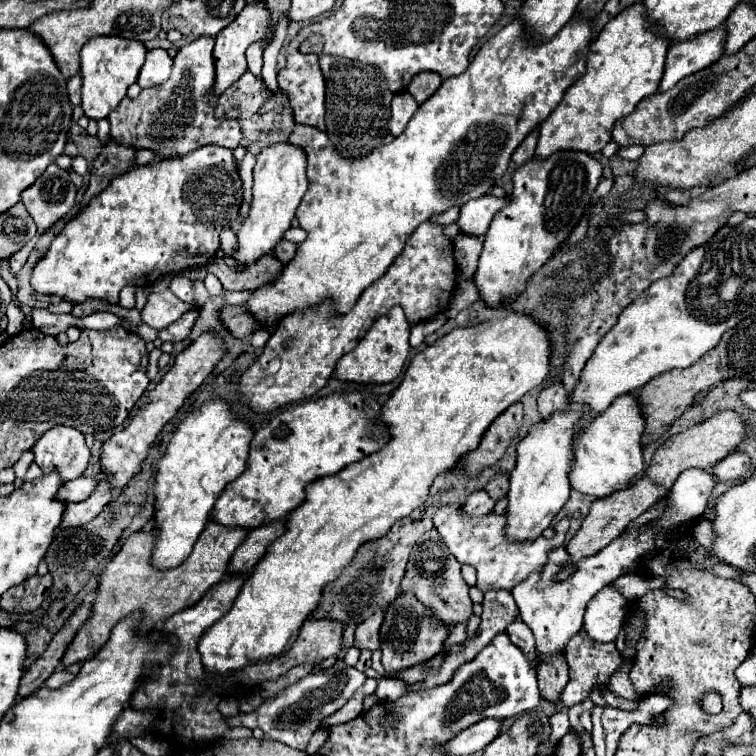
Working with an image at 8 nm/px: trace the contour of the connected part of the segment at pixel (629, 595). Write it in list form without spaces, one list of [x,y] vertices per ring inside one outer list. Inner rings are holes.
[[[628,574],[628,576],[620,576],[620,580],[612,582],[610,586],[618,588],[626,600],[632,600],[632,598],[640,598],[644,596],[644,592],[649,592],[658,588],[665,587],[665,579],[657,577],[653,579],[643,579],[636,574]]]

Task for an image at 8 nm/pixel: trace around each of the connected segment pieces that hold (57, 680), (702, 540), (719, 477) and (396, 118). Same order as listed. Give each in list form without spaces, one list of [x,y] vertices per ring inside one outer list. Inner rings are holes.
[[[56,670],[56,672],[46,680],[46,686],[52,688],[52,690],[56,690],[56,688],[60,688],[62,684],[70,682],[70,680],[74,680],[74,674],[72,674],[72,672],[68,672],[68,670]]]
[[[698,520],[696,524],[692,524],[690,534],[704,548],[706,548],[706,544],[712,544],[712,524],[708,520]]]
[[[732,452],[724,460],[714,464],[710,472],[714,474],[716,482],[734,482],[734,480],[744,478],[750,472],[750,468],[752,468],[752,464],[746,454]]]
[[[408,92],[396,94],[394,100],[392,100],[392,118],[390,118],[390,124],[388,124],[390,134],[392,136],[402,134],[408,120],[414,116],[416,110],[418,110],[418,102]]]

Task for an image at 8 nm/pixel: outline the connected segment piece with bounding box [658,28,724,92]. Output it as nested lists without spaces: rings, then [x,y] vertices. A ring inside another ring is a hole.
[[[722,28],[704,32],[704,36],[694,36],[692,40],[684,40],[680,44],[672,44],[666,56],[666,68],[658,92],[666,92],[682,78],[714,64],[722,56],[722,48],[724,48]]]

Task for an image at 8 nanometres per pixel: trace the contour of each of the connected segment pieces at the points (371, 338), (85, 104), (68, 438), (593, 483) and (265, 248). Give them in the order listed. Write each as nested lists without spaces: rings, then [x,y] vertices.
[[[390,308],[388,314],[380,316],[372,328],[366,332],[366,336],[360,340],[360,344],[344,354],[334,370],[334,376],[342,382],[356,382],[356,384],[388,384],[392,382],[400,372],[408,358],[410,344],[410,324],[404,320],[402,308]]]
[[[98,36],[84,44],[80,52],[80,76],[82,76],[82,110],[92,120],[102,120],[112,112],[126,96],[130,84],[136,82],[144,64],[146,48],[138,40],[126,40],[116,36]]]
[[[68,426],[50,428],[32,450],[42,472],[50,474],[52,470],[58,470],[62,482],[80,478],[90,460],[90,450],[84,442],[84,434]]]
[[[618,396],[606,412],[588,422],[586,430],[576,438],[574,448],[574,466],[570,472],[570,484],[574,490],[606,498],[616,490],[630,486],[630,480],[644,470],[640,432],[644,420],[640,420],[640,408],[636,408],[636,396]]]
[[[288,142],[274,144],[264,148],[256,156],[254,166],[254,196],[250,204],[250,214],[242,222],[236,234],[236,248],[234,248],[234,262],[240,266],[250,266],[262,256],[272,254],[274,246],[284,238],[284,232],[290,228],[290,222],[296,214],[296,208],[308,188],[306,180],[306,160],[304,152]]]

